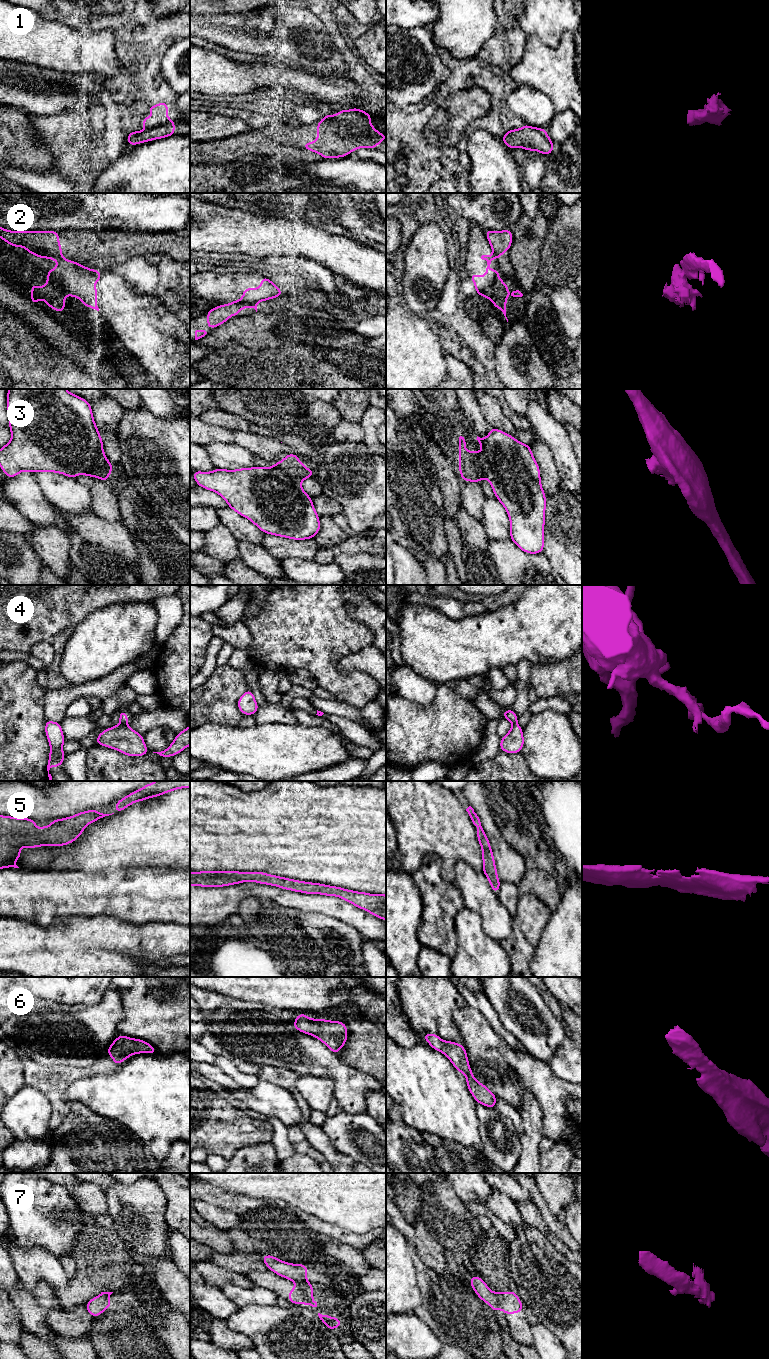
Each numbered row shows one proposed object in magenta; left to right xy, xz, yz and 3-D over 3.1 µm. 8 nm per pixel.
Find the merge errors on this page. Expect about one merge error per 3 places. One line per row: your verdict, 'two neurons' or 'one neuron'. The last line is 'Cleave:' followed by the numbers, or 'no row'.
1: one neuron
2: two neurons
3: two neurons
4: two neurons
5: one neuron
6: one neuron
7: two neurons
Cleave: 2, 3, 4, 7

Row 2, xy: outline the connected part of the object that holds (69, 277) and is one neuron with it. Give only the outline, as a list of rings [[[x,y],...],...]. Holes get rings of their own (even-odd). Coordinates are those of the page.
[[[37,256],[37,258],[53,259],[59,265],[47,271],[46,285],[40,287],[31,284],[31,305],[37,305],[38,300],[43,298],[50,308],[59,313],[65,312],[65,295],[68,294],[79,298],[84,306],[99,311],[98,291],[94,283],[100,281],[101,270],[89,269],[62,256]]]

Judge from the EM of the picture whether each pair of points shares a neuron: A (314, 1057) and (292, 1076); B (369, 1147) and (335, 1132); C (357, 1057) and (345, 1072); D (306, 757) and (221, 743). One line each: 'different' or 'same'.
A: different
B: same
C: different
D: same

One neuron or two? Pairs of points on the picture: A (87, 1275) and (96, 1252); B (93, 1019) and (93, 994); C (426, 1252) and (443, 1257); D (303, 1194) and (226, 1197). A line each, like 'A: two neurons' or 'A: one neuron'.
A: one neuron
B: two neurons
C: one neuron
D: two neurons

